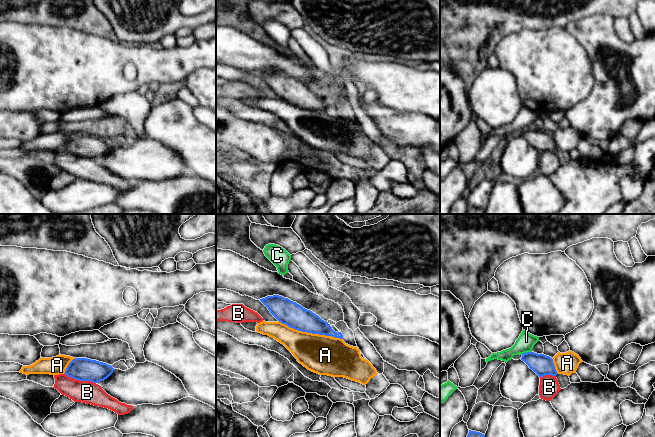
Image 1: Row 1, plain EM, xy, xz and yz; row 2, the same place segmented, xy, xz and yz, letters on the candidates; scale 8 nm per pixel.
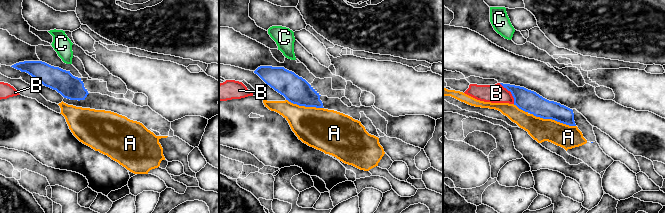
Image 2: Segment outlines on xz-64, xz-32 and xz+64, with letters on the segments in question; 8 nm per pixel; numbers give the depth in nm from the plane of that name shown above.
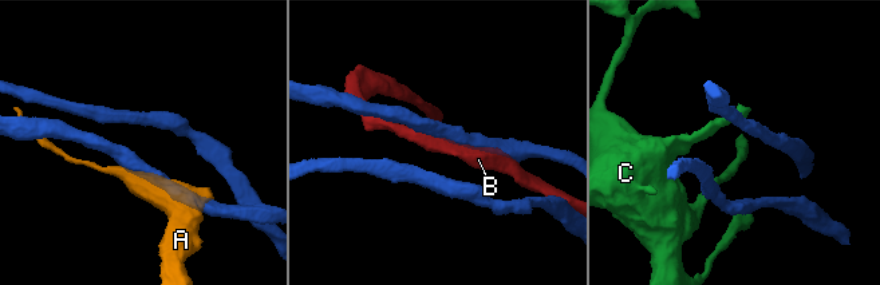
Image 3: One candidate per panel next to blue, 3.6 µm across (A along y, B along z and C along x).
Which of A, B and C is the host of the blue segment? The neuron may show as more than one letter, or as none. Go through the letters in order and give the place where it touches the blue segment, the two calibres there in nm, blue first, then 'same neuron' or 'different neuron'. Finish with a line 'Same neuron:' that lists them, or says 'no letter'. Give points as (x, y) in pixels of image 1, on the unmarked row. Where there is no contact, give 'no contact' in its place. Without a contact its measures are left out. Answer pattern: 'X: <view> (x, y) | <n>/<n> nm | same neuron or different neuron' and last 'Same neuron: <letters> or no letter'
A: xz (310, 108) | 200/320 nm | different neuron
B: xy (80, 156) | 190/180 nm | same neuron
C: yz (527, 128) | 170/140 nm | different neuron
Same neuron: B

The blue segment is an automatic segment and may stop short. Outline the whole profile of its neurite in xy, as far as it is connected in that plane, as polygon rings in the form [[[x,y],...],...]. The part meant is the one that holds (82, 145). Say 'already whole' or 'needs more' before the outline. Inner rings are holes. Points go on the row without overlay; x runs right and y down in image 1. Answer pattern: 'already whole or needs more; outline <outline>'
needs more; outline [[[75,134],[64,150],[54,151],[54,163],[74,178],[108,184],[118,191],[128,190],[132,181],[119,178],[97,159],[107,155],[115,145],[106,139],[87,134]]]

